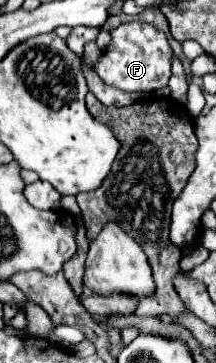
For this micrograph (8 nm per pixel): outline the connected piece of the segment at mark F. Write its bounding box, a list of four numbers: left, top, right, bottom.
[96,22,172,92]

